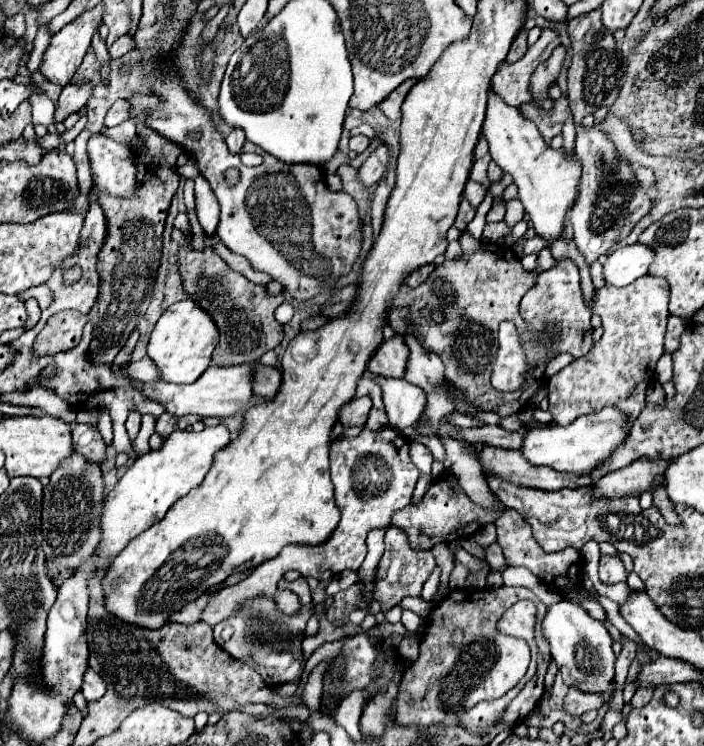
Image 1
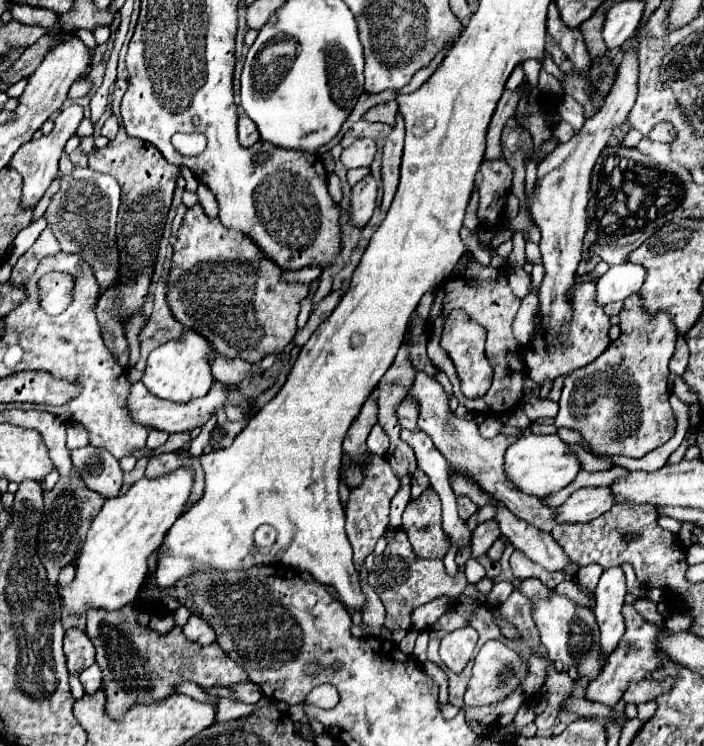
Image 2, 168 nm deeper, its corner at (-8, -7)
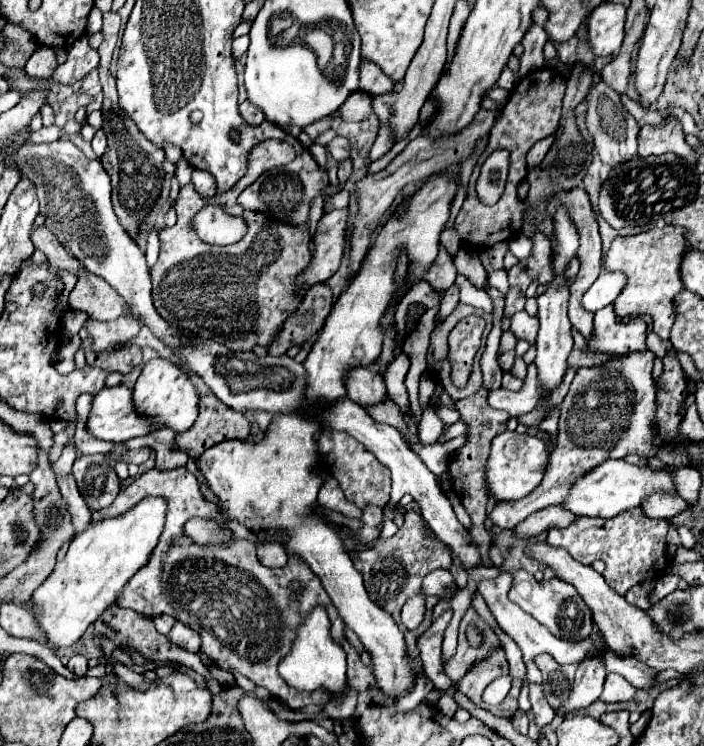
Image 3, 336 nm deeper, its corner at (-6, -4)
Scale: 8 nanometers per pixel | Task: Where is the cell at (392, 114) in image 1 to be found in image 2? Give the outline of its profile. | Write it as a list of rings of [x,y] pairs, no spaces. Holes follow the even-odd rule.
[[[392,100],[392,102],[386,102],[386,104],[378,104],[374,108],[370,108],[364,116],[364,120],[368,122],[382,122],[382,124],[394,124],[396,122],[396,116],[398,116],[398,104]]]

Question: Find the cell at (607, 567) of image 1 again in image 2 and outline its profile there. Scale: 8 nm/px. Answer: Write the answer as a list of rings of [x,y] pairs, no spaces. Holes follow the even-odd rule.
[[[622,568],[604,570],[598,588],[594,592],[596,608],[594,616],[600,626],[600,646],[604,654],[612,654],[616,644],[624,636],[624,618],[620,616],[620,608],[624,606],[626,596],[626,578]]]

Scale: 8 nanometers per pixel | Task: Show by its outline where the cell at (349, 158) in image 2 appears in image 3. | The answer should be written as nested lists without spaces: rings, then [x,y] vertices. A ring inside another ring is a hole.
[[[334,137],[330,143],[328,143],[328,153],[336,159],[336,161],[342,161],[346,157],[350,157],[350,145],[348,145],[348,139],[344,137]]]

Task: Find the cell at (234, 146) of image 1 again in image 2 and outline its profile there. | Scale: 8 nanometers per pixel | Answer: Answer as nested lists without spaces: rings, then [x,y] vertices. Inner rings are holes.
[[[246,116],[238,120],[238,140],[240,140],[240,144],[244,148],[248,148],[250,144],[256,144],[260,140],[256,124],[250,118],[246,118]]]

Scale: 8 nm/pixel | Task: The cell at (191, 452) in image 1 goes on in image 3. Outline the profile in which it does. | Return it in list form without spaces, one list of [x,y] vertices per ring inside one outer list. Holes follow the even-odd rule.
[[[146,497],[120,517],[90,523],[90,527],[72,541],[64,561],[56,563],[54,571],[32,595],[30,613],[52,649],[72,647],[88,625],[94,623],[106,607],[116,603],[128,579],[150,561],[150,553],[164,527],[164,517],[166,501],[162,497]]]

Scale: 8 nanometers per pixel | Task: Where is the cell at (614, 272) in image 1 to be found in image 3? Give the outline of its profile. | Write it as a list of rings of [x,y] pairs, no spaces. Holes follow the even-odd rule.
[[[602,271],[600,277],[592,283],[592,287],[582,297],[582,307],[590,313],[596,313],[598,309],[610,305],[618,293],[624,289],[626,277],[622,273],[606,273]]]

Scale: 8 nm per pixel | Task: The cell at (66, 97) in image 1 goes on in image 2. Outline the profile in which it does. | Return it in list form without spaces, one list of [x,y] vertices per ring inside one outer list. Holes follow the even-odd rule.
[[[70,104],[68,108],[64,108],[58,114],[58,118],[54,120],[54,130],[48,136],[42,136],[40,140],[30,140],[30,142],[22,144],[18,148],[18,152],[12,156],[8,166],[14,168],[16,172],[20,172],[22,178],[24,178],[24,190],[22,190],[22,204],[24,206],[36,206],[38,200],[42,198],[42,194],[46,192],[46,188],[50,186],[52,178],[58,174],[58,160],[62,156],[64,144],[68,142],[68,138],[72,138],[76,134],[76,128],[78,128],[82,118],[84,118],[82,106]]]

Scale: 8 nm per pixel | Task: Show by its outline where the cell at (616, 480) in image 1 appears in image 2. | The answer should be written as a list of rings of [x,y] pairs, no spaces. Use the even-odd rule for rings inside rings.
[[[608,486],[580,488],[558,510],[560,522],[590,522],[612,508],[612,492]]]

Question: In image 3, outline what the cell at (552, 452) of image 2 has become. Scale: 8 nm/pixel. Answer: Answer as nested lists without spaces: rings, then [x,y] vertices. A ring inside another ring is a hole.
[[[504,431],[492,439],[492,449],[486,461],[486,489],[496,501],[516,501],[530,495],[542,481],[548,467],[548,451],[544,441],[534,435],[520,435],[516,431]]]

